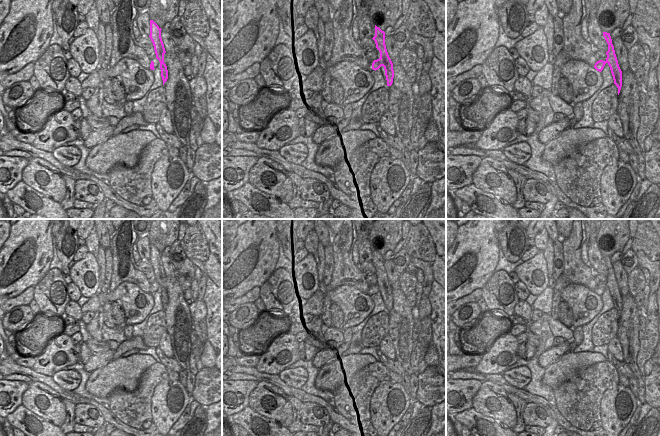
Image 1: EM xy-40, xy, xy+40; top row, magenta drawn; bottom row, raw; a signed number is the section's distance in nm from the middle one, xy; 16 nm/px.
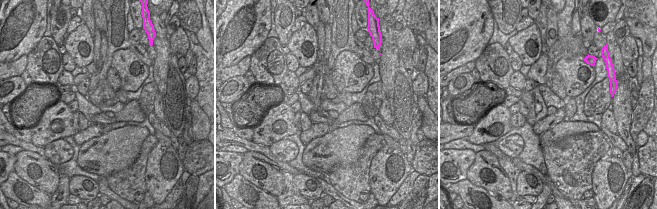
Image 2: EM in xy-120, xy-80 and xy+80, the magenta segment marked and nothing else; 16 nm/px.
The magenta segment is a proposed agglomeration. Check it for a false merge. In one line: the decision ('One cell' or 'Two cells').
Two cells.

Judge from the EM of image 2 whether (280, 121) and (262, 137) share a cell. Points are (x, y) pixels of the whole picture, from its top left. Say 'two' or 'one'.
one

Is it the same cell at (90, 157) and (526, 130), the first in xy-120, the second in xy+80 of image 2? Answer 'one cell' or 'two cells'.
two cells

